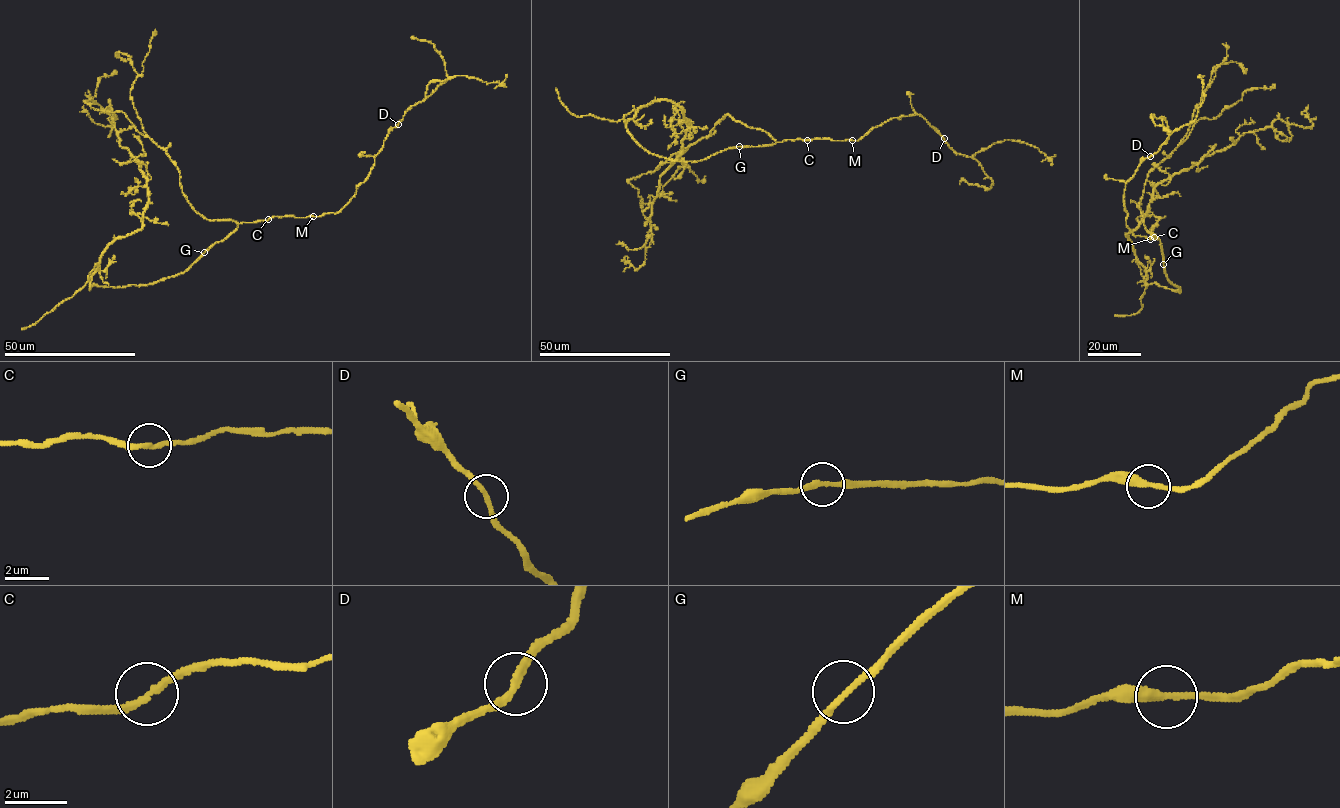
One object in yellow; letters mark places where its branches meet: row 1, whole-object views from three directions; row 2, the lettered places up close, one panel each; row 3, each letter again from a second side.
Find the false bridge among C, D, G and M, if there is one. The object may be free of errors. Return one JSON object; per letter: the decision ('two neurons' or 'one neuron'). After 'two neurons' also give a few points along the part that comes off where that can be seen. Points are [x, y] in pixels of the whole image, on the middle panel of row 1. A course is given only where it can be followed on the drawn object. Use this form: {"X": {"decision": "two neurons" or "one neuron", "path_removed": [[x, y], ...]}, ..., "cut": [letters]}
{"C": {"decision": "one neuron"}, "D": {"decision": "one neuron"}, "G": {"decision": "one neuron"}, "M": {"decision": "one neuron"}, "cut": []}

